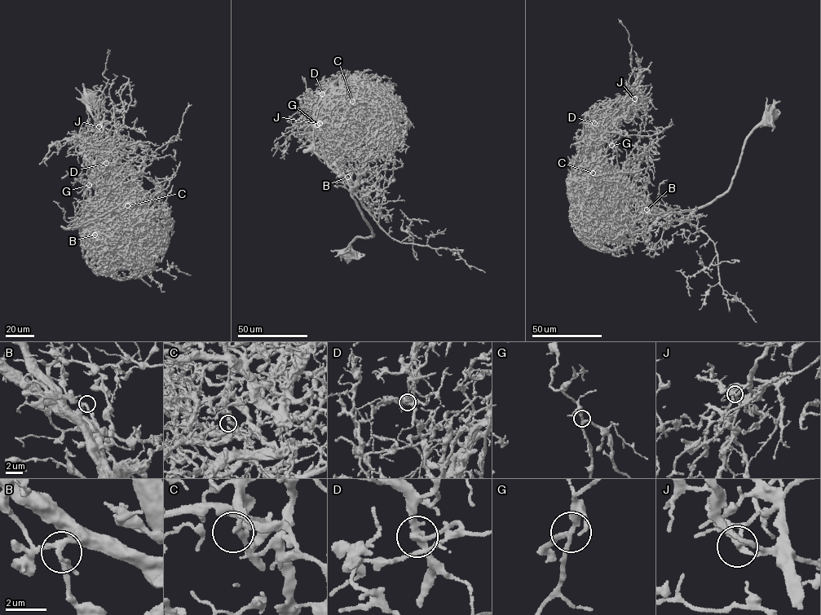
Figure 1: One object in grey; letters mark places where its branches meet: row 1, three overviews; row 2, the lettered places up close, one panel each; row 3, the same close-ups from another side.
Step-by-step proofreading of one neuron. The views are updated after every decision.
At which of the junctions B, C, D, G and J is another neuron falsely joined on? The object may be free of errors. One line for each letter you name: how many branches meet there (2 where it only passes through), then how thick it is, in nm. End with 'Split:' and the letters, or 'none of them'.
Split: none of them

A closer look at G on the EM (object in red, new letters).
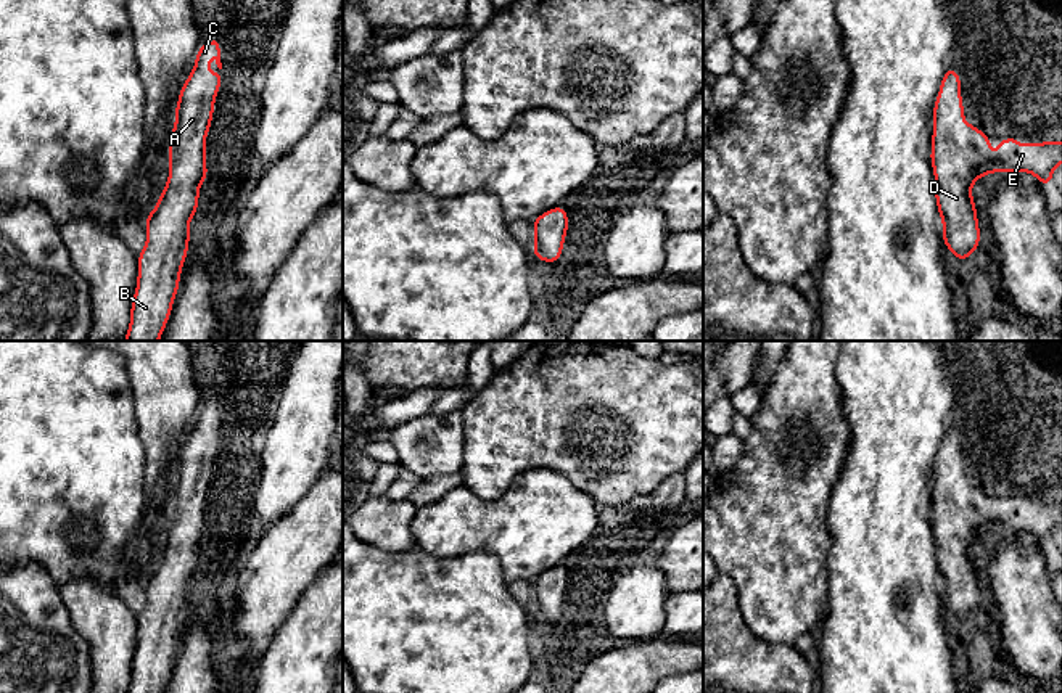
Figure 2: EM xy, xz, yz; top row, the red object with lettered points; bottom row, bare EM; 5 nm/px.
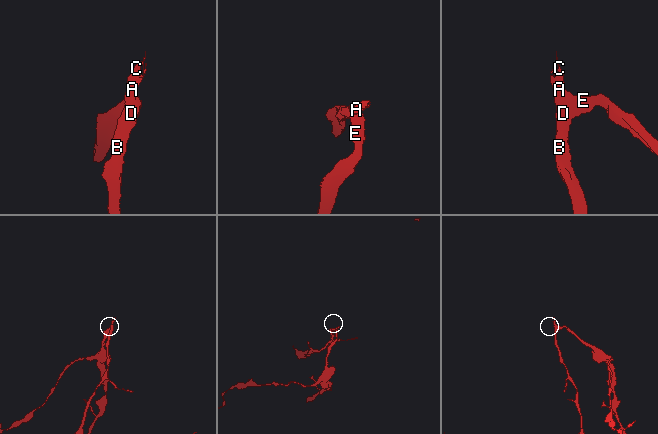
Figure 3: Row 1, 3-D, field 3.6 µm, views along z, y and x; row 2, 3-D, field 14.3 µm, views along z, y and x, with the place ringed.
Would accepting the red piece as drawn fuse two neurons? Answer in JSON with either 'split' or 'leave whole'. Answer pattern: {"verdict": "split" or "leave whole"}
{"verdict": "leave whole"}

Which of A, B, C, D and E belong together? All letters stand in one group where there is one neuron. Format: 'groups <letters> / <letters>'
groups A B C D E

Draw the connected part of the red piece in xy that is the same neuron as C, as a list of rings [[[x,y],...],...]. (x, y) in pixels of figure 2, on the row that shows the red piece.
[[[219,37],[198,48],[193,71],[180,88],[167,150],[169,177],[145,220],[146,244],[137,256],[137,289],[124,341],[159,341],[179,291],[190,243],[190,219],[198,212],[200,185],[208,177],[204,141],[224,82],[224,74],[217,76],[206,68],[211,56],[222,69]]]

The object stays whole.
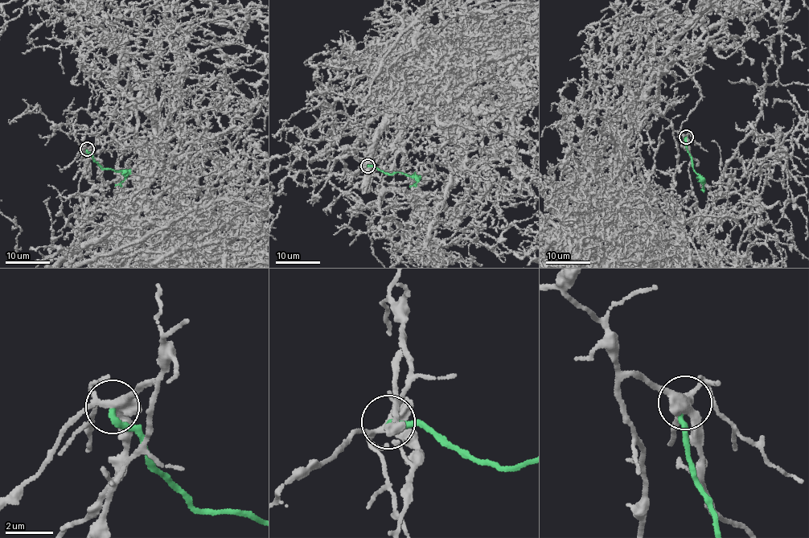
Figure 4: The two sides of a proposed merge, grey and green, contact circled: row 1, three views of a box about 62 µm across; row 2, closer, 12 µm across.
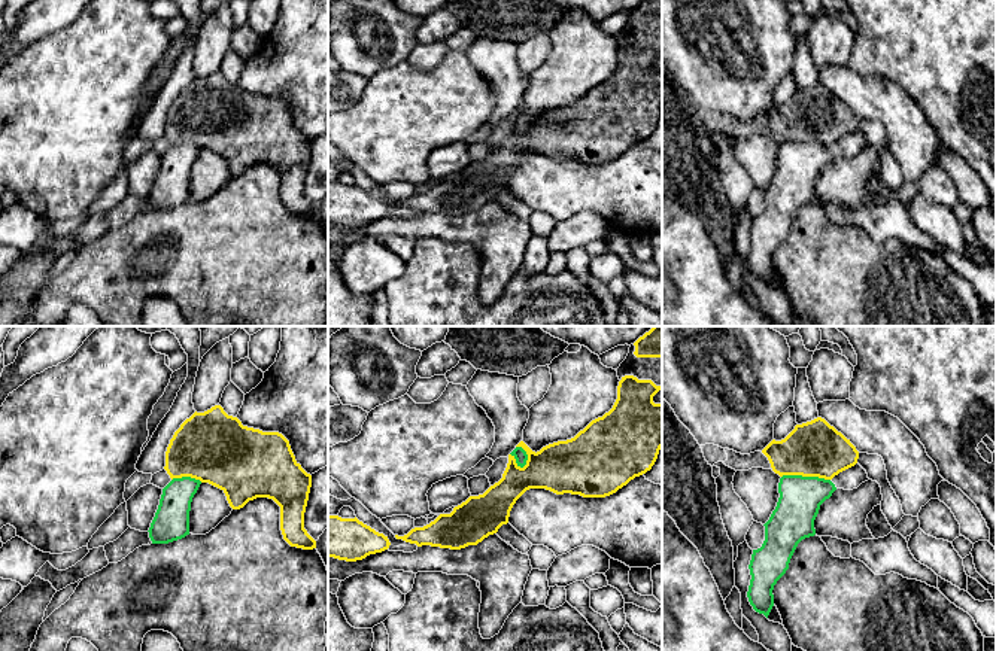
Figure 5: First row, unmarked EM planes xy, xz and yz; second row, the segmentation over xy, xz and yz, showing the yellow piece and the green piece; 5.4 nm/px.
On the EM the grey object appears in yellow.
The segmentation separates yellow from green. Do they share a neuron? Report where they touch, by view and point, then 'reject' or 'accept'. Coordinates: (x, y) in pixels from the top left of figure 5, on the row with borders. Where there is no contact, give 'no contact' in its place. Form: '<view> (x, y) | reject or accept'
yz (805, 475) | reject

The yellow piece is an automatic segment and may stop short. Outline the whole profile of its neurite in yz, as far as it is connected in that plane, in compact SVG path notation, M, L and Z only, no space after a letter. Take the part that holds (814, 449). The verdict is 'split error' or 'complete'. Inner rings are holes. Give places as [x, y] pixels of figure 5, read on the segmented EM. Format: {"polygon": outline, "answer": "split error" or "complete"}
{"polygon": "M825 419L796 425L781 441L772 439L762 453L780 477L802 475L832 480L854 466L859 451Z", "answer": "complete"}

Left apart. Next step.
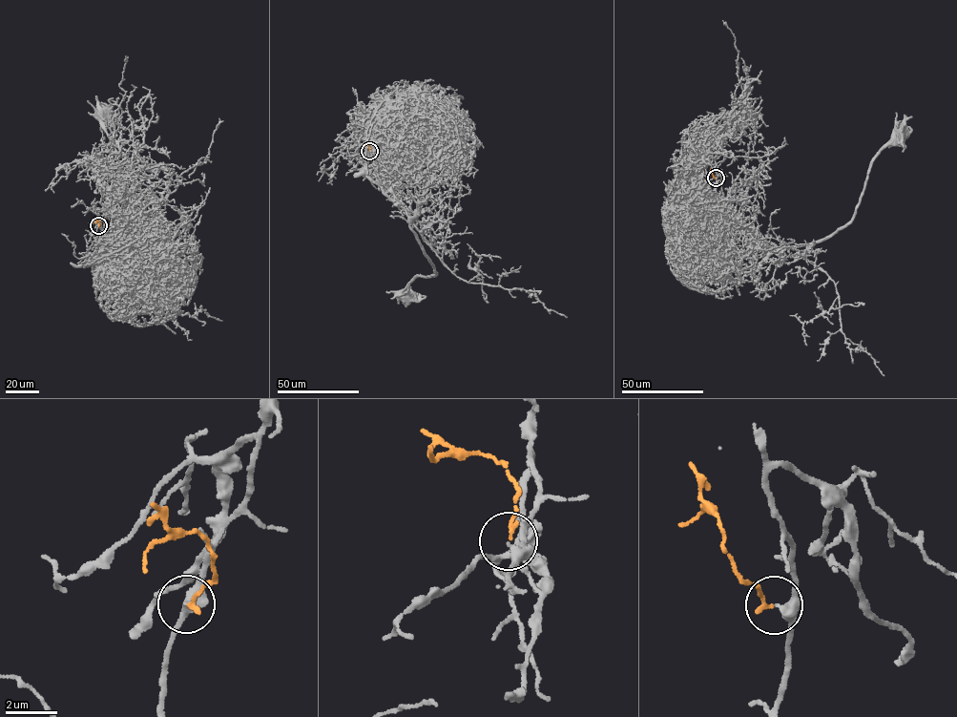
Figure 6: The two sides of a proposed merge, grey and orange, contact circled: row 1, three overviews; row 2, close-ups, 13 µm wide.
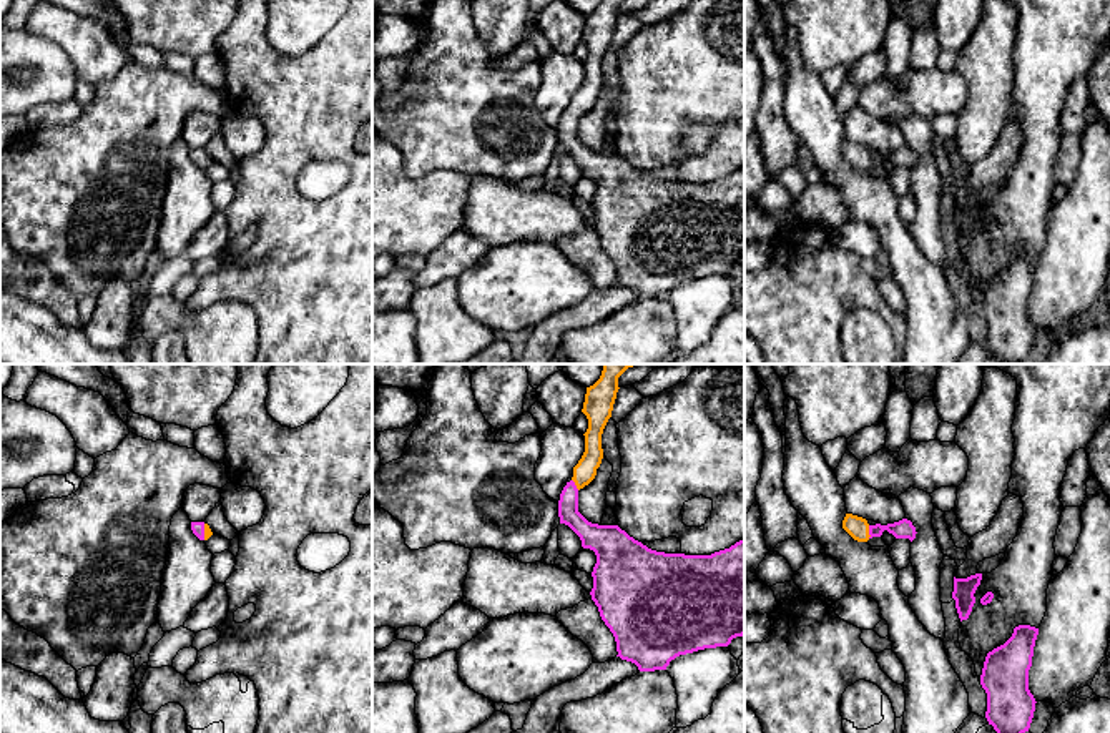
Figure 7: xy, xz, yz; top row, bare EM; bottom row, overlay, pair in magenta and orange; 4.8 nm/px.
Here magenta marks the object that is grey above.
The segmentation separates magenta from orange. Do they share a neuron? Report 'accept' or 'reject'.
accept

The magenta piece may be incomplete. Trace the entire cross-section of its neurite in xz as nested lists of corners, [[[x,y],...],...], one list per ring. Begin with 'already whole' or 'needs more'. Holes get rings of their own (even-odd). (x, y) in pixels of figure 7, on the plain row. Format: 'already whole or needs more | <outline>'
needs more | [[[602,0],[600,7],[587,15],[582,40],[588,47],[585,63],[585,80],[573,95],[573,105],[563,115],[558,128],[560,151],[568,153],[582,168],[583,176],[597,183],[593,194],[592,228],[598,234],[600,244],[616,269],[616,279],[621,288],[631,289],[640,299],[666,298],[671,288],[680,283],[693,281],[705,276],[728,274],[733,266],[744,263],[744,166],[729,176],[711,183],[685,183],[656,180],[630,165],[618,153],[598,153],[588,150],[578,140],[578,118],[588,113],[603,86],[602,61],[611,45],[613,32],[618,20],[618,5],[623,0]]]

